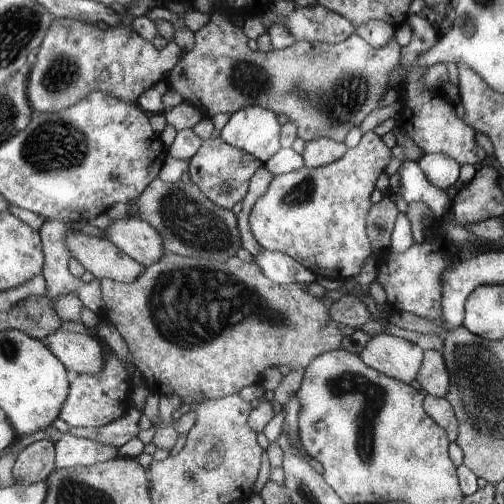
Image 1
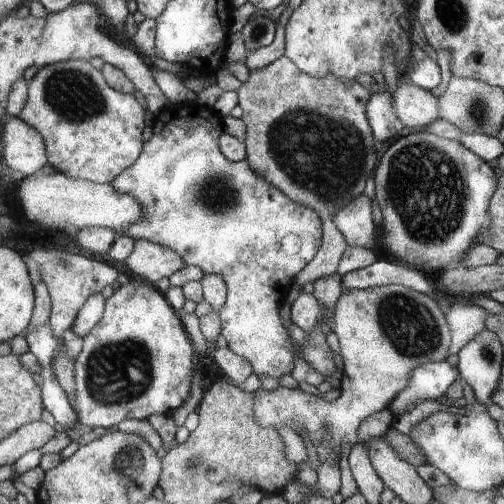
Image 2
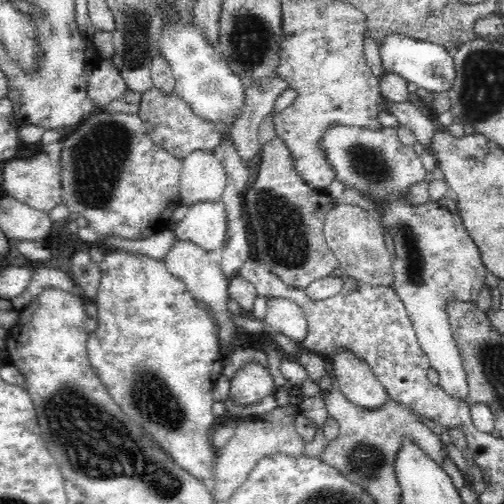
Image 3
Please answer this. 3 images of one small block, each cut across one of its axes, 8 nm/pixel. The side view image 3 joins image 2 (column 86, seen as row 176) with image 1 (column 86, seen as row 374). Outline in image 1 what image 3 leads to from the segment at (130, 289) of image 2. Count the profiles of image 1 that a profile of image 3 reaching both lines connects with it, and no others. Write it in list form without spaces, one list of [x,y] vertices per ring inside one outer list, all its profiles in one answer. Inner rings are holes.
[[[63,434],[55,442],[55,466],[57,470],[65,468],[87,468],[99,462],[113,460],[117,450],[113,446],[105,446],[93,440],[75,438],[71,434]]]

